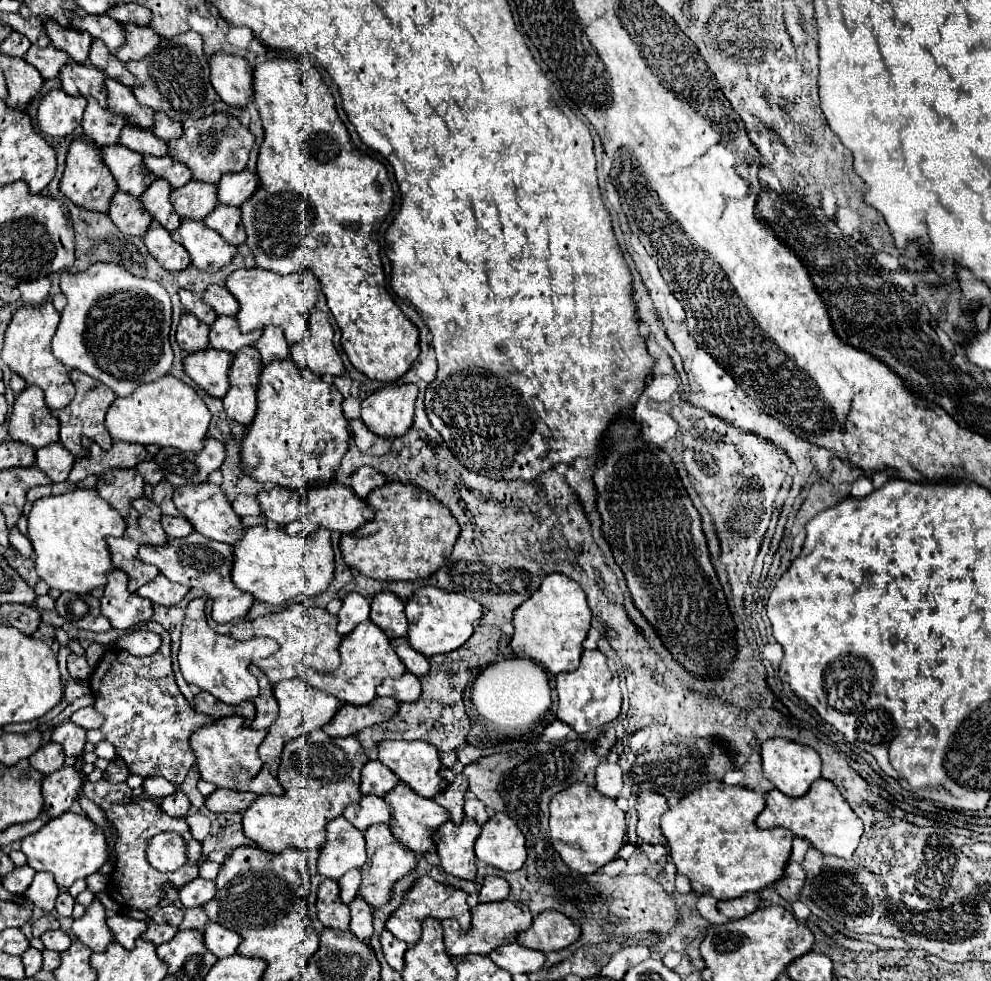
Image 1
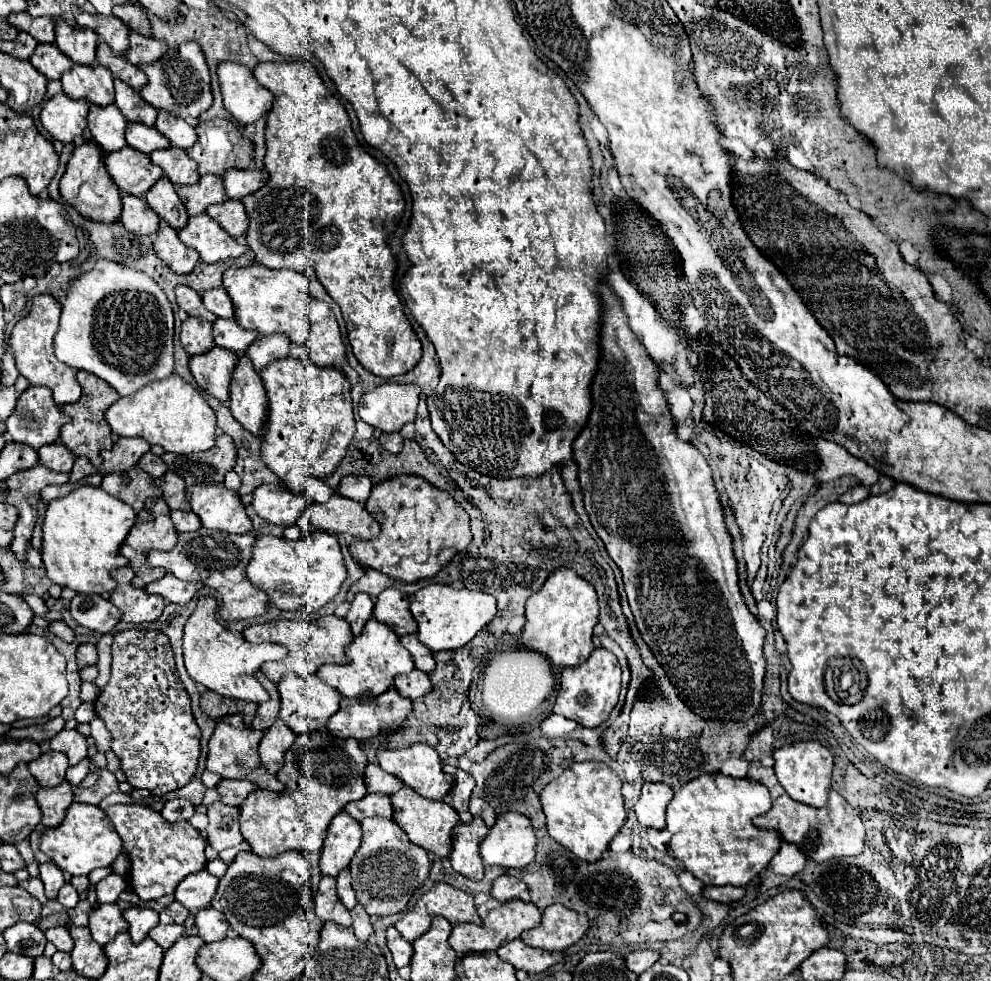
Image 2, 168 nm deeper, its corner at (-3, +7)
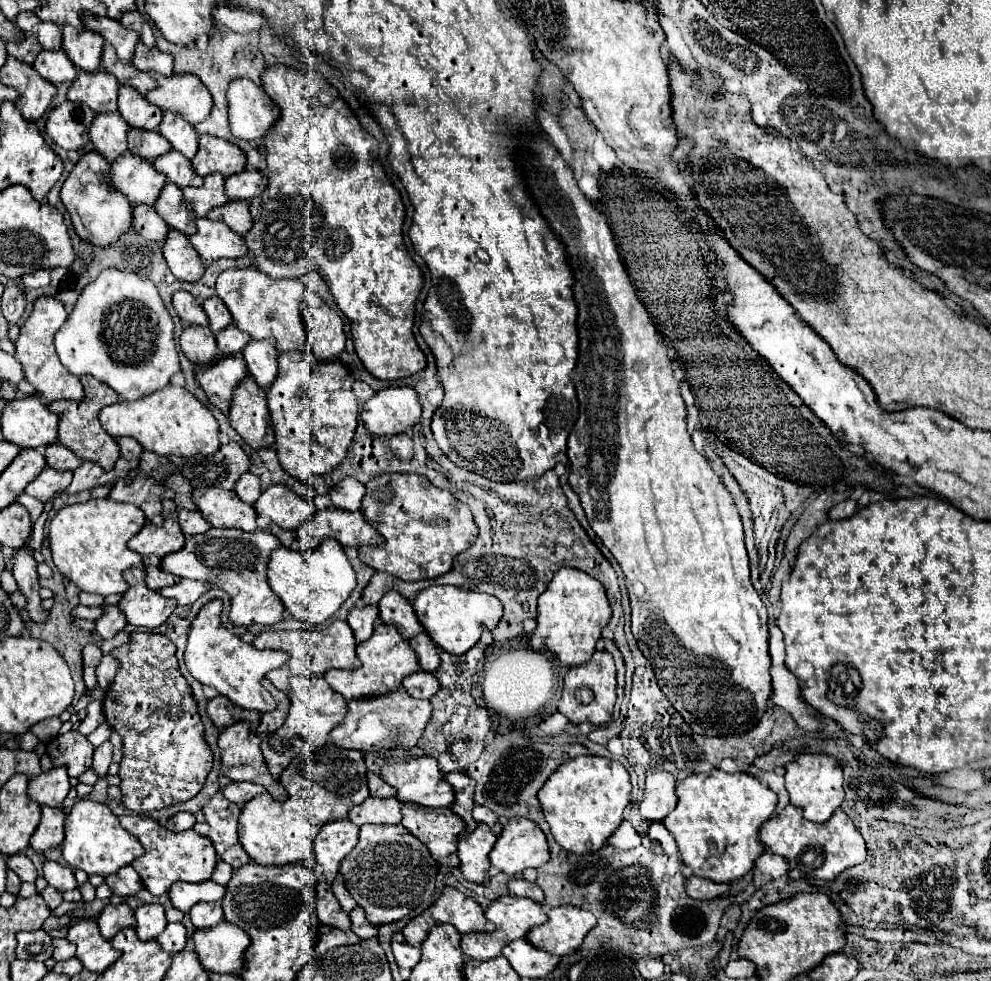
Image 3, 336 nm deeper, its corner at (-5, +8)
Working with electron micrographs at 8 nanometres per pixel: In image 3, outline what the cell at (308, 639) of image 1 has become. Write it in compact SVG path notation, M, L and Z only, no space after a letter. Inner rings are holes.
M334 621L324 631L262 631L256 637L254 647L256 649L280 649L280 651L286 651L290 655L290 659L280 669L270 671L266 675L266 679L262 681L262 685L276 699L278 707L272 713L262 715L262 721L260 721L260 727L258 727L260 733L274 733L278 727L282 727L282 723L288 715L288 709L290 709L290 699L288 699L286 693L288 693L288 679L292 675L310 673L310 675L322 677L330 669L358 669L360 667L360 661L358 661L356 651L354 651L356 649L356 639L354 639L354 633L352 633L352 629L346 621Z

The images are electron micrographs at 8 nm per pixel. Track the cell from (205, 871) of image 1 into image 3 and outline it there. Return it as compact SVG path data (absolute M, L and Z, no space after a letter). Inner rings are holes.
M218 861L216 869L214 869L214 875L212 875L212 881L214 881L214 883L228 885L228 881L232 879L232 873L234 873L234 869L232 869L228 863L224 863L224 861Z

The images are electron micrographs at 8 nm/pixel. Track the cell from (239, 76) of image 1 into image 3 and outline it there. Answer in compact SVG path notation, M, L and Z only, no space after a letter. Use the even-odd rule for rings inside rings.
M236 79L230 83L228 89L228 115L230 115L230 131L236 139L244 139L248 143L260 143L270 127L278 121L280 109L278 105L266 95L262 87L256 87L248 79Z

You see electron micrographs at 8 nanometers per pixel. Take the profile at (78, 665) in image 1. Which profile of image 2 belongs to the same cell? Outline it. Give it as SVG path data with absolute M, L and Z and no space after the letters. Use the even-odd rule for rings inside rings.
M80 644L78 650L76 650L76 660L78 660L78 668L84 668L84 666L92 666L96 664L96 648L92 644Z

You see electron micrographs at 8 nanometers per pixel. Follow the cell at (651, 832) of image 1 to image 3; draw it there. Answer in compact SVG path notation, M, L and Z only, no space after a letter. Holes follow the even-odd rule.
M648 769L644 799L640 803L640 815L650 821L662 821L676 807L676 777L668 771Z

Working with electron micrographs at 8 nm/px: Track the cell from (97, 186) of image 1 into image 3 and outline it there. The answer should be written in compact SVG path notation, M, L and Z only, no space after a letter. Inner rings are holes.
M96 151L86 153L74 165L72 173L68 175L68 179L62 185L60 199L72 219L72 225L74 225L74 231L78 233L78 237L96 247L112 245L116 239L120 239L120 235L128 233L132 227L132 205L128 203L128 199L122 193L118 193L112 187L110 163Z

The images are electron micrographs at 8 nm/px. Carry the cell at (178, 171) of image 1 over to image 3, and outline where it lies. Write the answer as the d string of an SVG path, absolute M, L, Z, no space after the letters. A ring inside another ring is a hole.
M168 151L166 155L160 155L152 165L156 171L164 173L168 177L168 181L176 183L180 189L200 187L200 183L204 179L204 177L196 175L190 161L184 155L180 155L178 151Z

